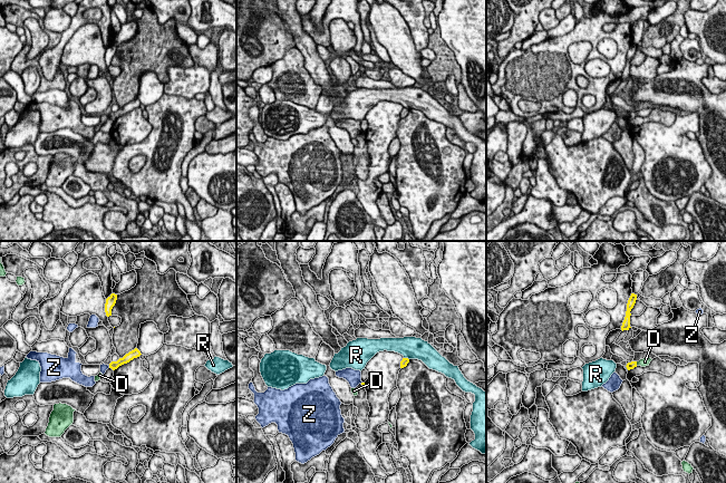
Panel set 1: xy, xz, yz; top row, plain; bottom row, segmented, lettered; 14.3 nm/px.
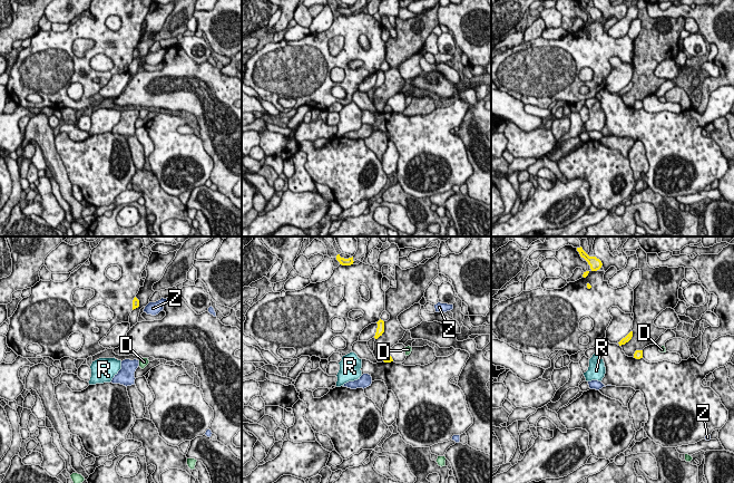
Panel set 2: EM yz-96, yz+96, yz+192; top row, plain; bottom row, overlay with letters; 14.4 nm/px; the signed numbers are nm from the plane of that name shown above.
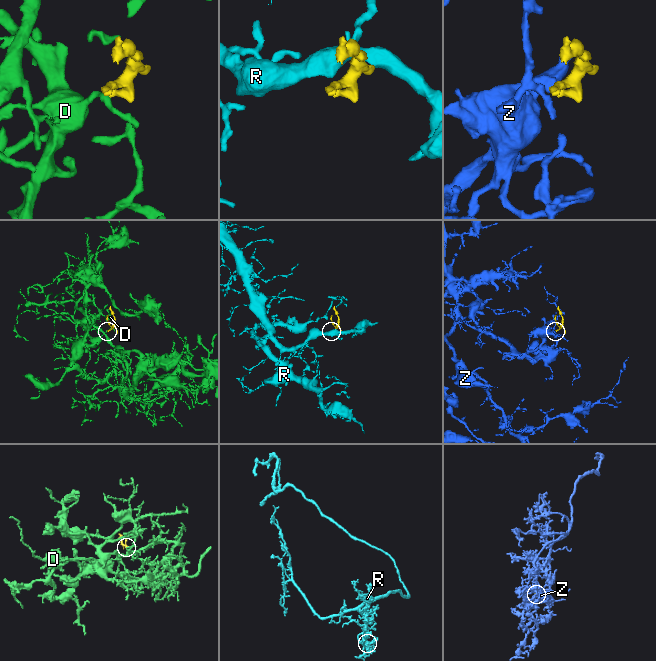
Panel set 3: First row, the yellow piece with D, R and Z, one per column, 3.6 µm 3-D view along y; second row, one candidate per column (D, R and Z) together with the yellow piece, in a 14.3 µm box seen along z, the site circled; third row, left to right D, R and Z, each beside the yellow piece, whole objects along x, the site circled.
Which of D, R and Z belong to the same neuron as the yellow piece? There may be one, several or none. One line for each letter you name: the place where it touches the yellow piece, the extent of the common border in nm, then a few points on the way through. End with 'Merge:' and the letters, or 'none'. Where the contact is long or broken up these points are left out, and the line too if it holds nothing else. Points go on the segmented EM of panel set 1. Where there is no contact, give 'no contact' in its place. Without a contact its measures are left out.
Merge: none

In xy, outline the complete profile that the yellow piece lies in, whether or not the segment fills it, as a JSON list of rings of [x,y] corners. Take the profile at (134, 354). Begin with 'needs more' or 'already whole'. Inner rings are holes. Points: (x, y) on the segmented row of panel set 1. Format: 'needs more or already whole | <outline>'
already whole | [[[135,348],[134,350],[129,351],[128,354],[126,354],[123,358],[119,358],[117,361],[112,361],[109,364],[109,368],[115,370],[119,366],[129,363],[130,360],[133,360],[134,358],[139,357],[141,355],[142,355],[141,351],[137,348]]]

